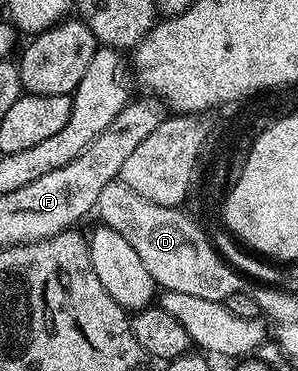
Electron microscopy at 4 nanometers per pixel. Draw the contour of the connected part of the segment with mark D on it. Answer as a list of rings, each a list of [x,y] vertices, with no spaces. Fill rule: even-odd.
[[[117,178],[108,185],[104,185],[104,189],[100,193],[100,197],[98,198],[96,215],[99,215],[99,217],[102,218],[99,219],[101,226],[116,229],[116,233],[120,233],[120,237],[126,238],[128,245],[132,245],[132,249],[136,249],[136,254],[140,256],[140,261],[144,261],[144,266],[148,268],[148,273],[152,273],[155,284],[157,284],[157,286],[161,288],[162,291],[188,293],[189,295],[191,295],[191,297],[204,297],[204,301],[216,301],[217,303],[225,303],[228,297],[232,297],[232,293],[243,290],[244,283],[242,283],[241,277],[238,276],[237,273],[234,272],[233,269],[230,268],[229,265],[226,264],[220,256],[218,256],[218,251],[213,247],[212,244],[210,244],[209,237],[206,236],[205,233],[202,232],[201,229],[198,228],[197,225],[194,224],[193,221],[190,220],[184,212],[182,212],[182,209],[179,209],[178,207],[165,207],[164,205],[160,205],[156,201],[148,201],[144,197],[140,197],[140,193],[136,193],[136,189],[132,189],[131,187],[129,187],[129,185],[122,182],[121,178]]]

